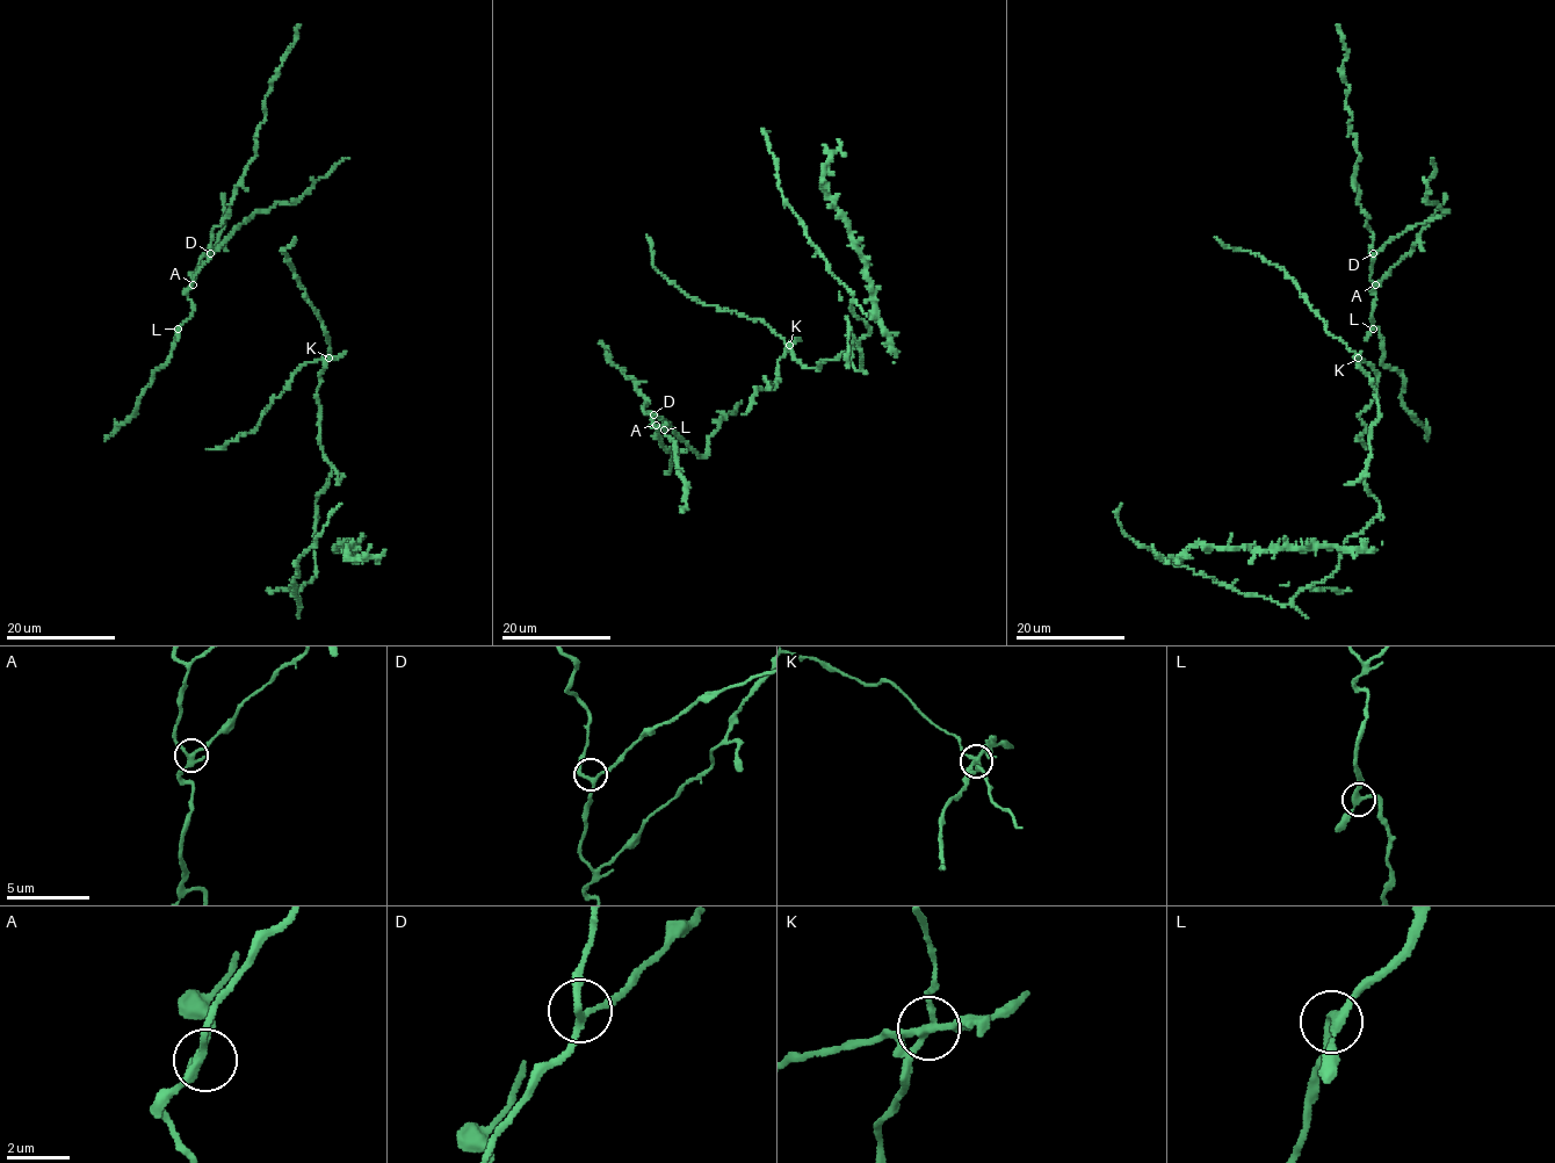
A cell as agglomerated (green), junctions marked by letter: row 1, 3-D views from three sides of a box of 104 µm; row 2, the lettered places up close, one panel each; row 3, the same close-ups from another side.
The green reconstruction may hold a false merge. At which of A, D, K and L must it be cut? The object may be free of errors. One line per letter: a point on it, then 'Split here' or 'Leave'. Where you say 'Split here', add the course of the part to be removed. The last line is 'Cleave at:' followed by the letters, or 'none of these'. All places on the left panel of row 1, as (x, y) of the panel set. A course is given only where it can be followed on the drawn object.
A: Place: (193, 284). Leave
D: Place: (210, 253). Leave
K: Place: (328, 358). Split here. Course of the part to remove: (328, 358), (303, 365), (288, 389), (250, 432), (218, 448), (207, 450)
L: Place: (178, 329). Leave
Cleave at: K

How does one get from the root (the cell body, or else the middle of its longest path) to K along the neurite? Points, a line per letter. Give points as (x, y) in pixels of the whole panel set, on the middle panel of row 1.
K: (767, 381), (775, 387), (779, 362), (789, 346)

